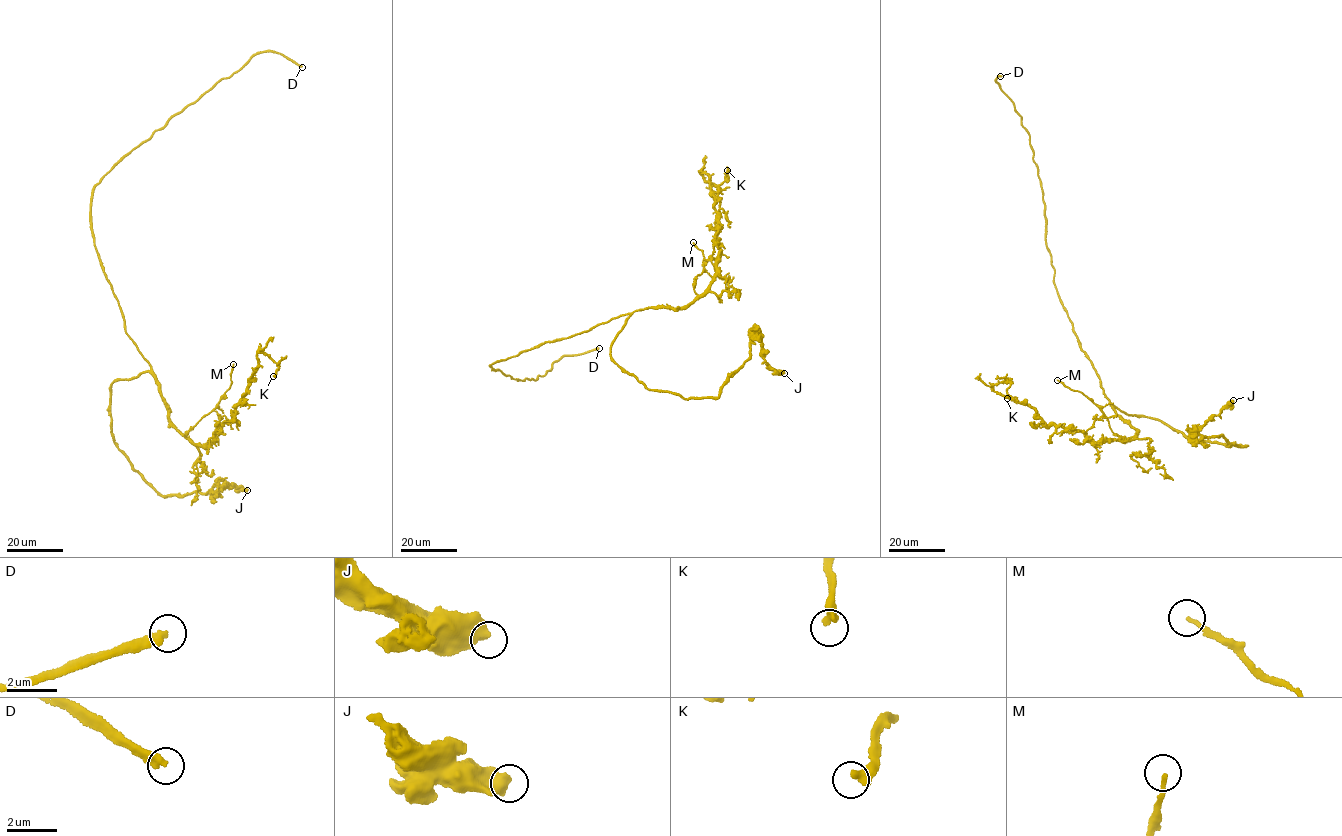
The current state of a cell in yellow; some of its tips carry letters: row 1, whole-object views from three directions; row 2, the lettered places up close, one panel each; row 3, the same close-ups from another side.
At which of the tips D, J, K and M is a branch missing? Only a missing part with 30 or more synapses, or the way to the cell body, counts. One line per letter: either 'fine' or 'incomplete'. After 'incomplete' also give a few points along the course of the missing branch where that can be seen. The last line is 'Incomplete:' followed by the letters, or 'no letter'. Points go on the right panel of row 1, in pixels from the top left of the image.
D: incomplete | (1000, 76), (1004, 65), (1000, 63), (999, 66)
J: fine
K: fine
M: fine
Incomplete: D

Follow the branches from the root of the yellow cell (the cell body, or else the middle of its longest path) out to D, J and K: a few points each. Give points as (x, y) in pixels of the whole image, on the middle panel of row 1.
D: (580, 333), (494, 363), (491, 370), (517, 380), (536, 380), (564, 356), (599, 348)
J: (580, 333), (631, 313), (610, 360), (687, 399), (718, 396), (755, 332), (784, 373)
K: (580, 333), (638, 309), (682, 308), (704, 292), (720, 222), (700, 172), (717, 185), (727, 170)

